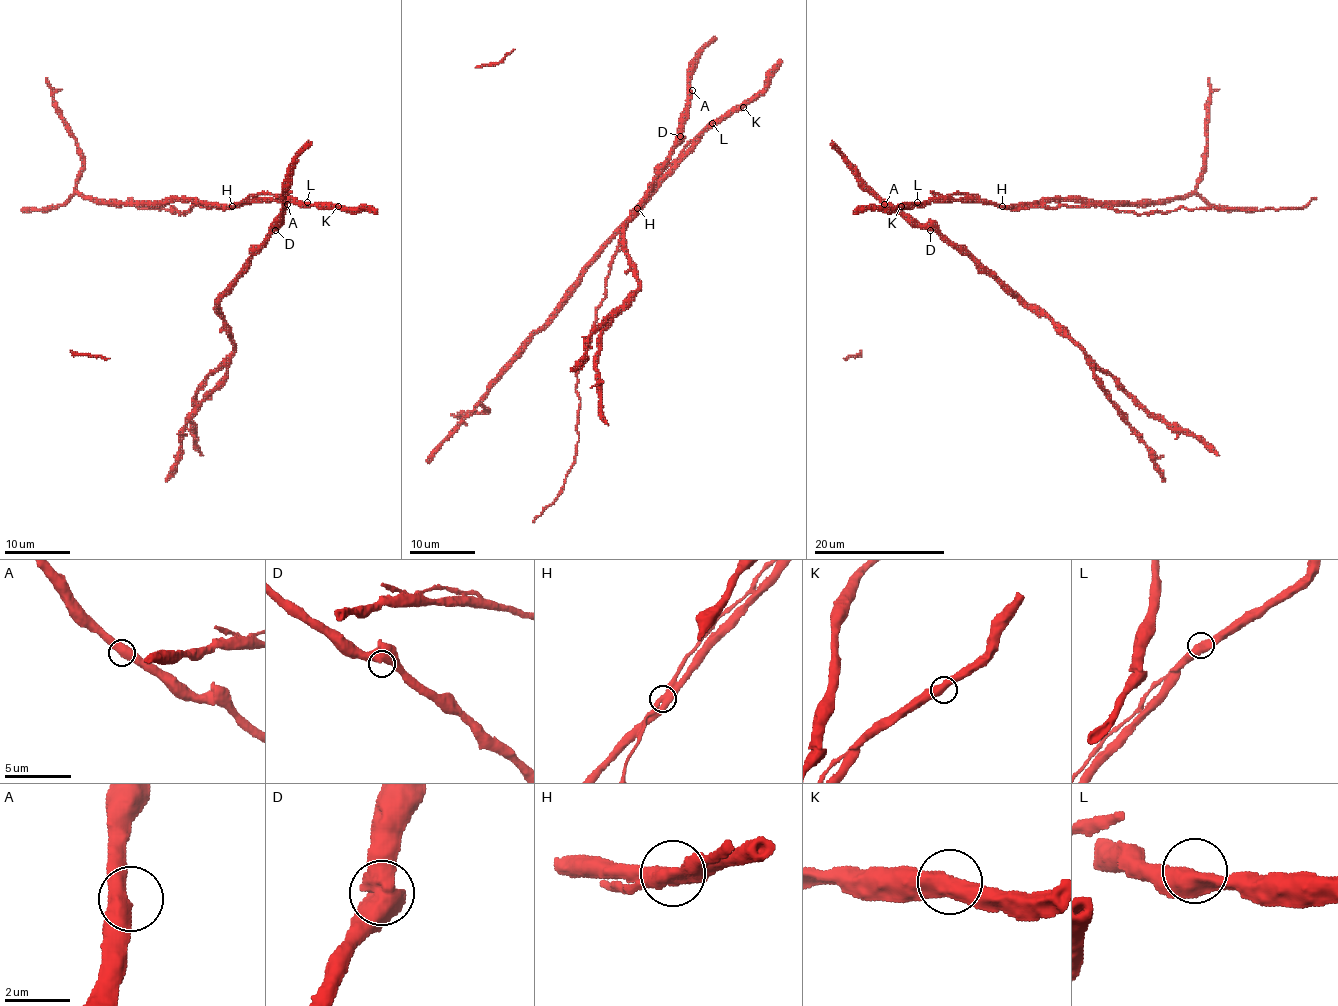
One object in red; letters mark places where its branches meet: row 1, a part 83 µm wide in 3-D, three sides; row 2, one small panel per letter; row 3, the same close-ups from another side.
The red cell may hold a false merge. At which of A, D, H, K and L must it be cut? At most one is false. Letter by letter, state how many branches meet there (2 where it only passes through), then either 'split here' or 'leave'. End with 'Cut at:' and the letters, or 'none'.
A: branches 2; leave
D: branches 2; leave
H: branches 2; split here
K: branches 2; leave
L: branches 2; leave
Cut at: H

